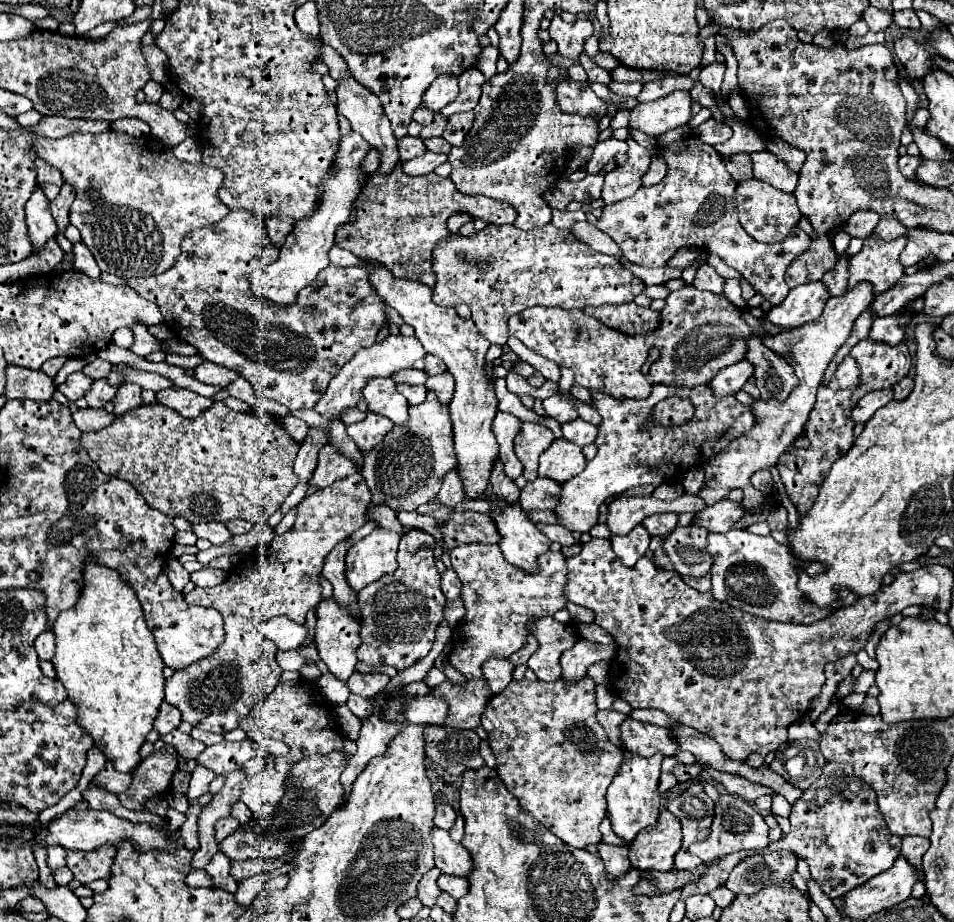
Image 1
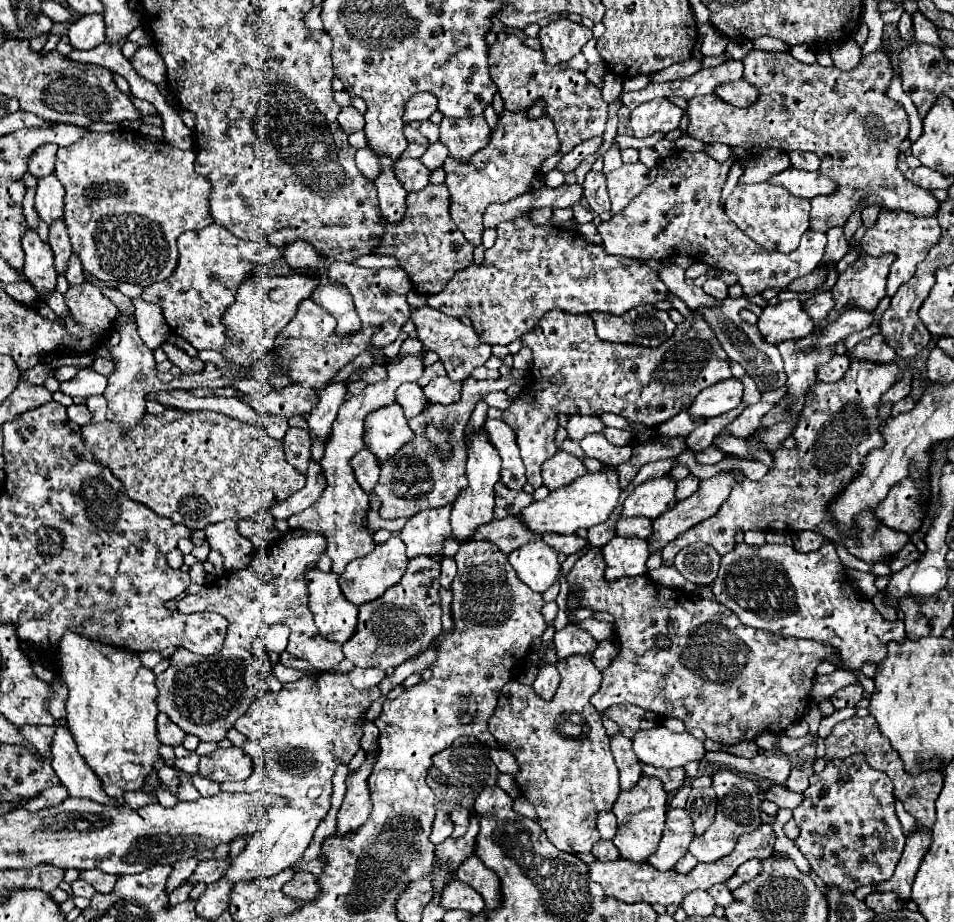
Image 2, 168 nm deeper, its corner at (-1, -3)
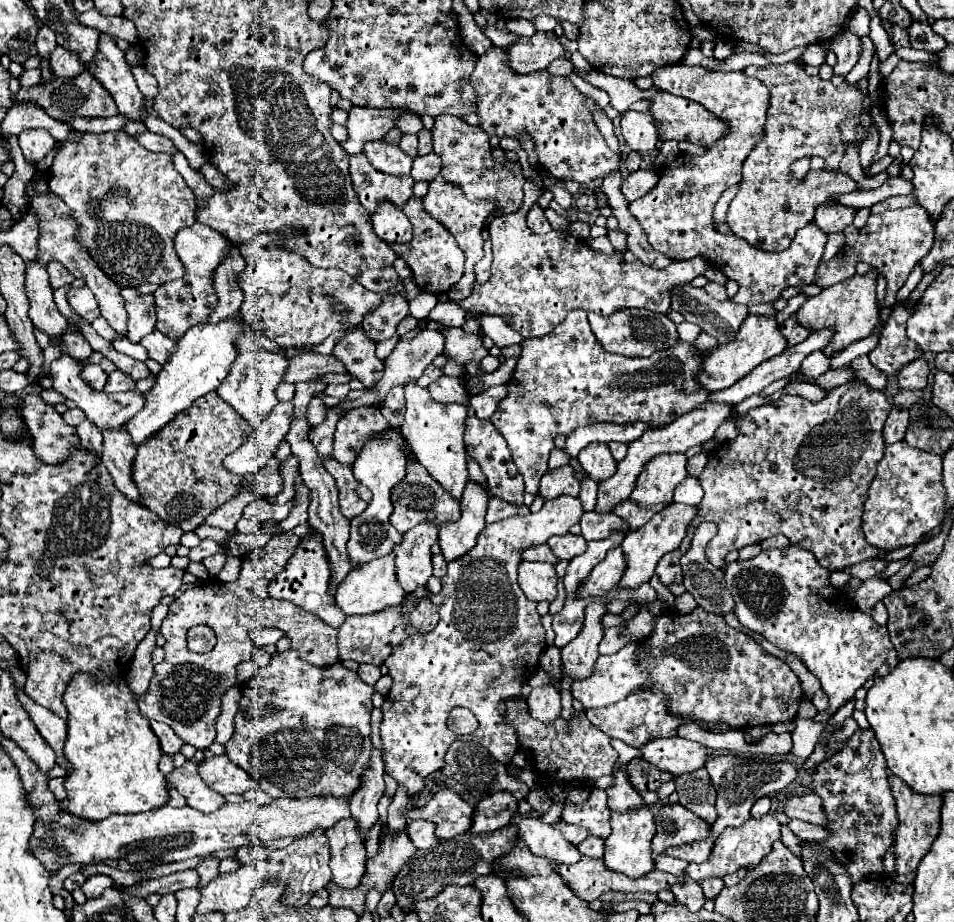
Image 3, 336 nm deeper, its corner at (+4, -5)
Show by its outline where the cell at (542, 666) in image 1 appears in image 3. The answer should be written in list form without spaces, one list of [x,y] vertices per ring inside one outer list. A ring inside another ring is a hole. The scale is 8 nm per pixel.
[[[546,684],[540,688],[532,688],[526,702],[530,708],[530,716],[534,716],[536,720],[550,724],[560,716],[560,692],[554,686]]]

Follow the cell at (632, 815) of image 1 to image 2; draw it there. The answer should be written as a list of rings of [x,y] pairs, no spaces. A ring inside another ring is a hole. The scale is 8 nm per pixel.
[[[641,776],[641,780],[633,790],[619,794],[613,806],[613,814],[617,816],[619,822],[619,830],[613,838],[613,844],[617,846],[621,858],[631,862],[645,862],[657,850],[665,826],[665,812],[667,812],[667,792],[663,790],[663,784],[657,778]]]

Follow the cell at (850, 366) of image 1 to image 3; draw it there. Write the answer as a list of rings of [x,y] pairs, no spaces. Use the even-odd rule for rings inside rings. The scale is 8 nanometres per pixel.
[[[812,352],[810,356],[806,356],[806,360],[802,362],[802,372],[804,376],[816,380],[818,376],[822,376],[824,372],[830,370],[830,356],[824,356],[824,352]]]

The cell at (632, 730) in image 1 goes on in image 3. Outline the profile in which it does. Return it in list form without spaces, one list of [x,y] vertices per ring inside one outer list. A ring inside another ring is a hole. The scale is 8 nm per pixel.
[[[678,736],[648,740],[648,744],[644,744],[640,750],[646,762],[670,772],[672,776],[692,772],[706,764],[706,748],[702,748],[698,742]]]

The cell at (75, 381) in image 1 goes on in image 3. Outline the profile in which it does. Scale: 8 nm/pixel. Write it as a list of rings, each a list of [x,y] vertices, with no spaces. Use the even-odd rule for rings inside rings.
[[[98,364],[86,366],[80,376],[82,376],[82,380],[84,380],[92,390],[104,390],[106,378],[108,378],[108,374],[106,374]]]

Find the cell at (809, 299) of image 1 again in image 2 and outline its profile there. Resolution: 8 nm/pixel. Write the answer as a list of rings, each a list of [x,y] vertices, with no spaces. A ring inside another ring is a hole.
[[[789,300],[763,308],[757,328],[769,344],[779,344],[785,340],[805,338],[811,334],[815,324],[809,322],[809,316],[803,312],[801,302]]]

